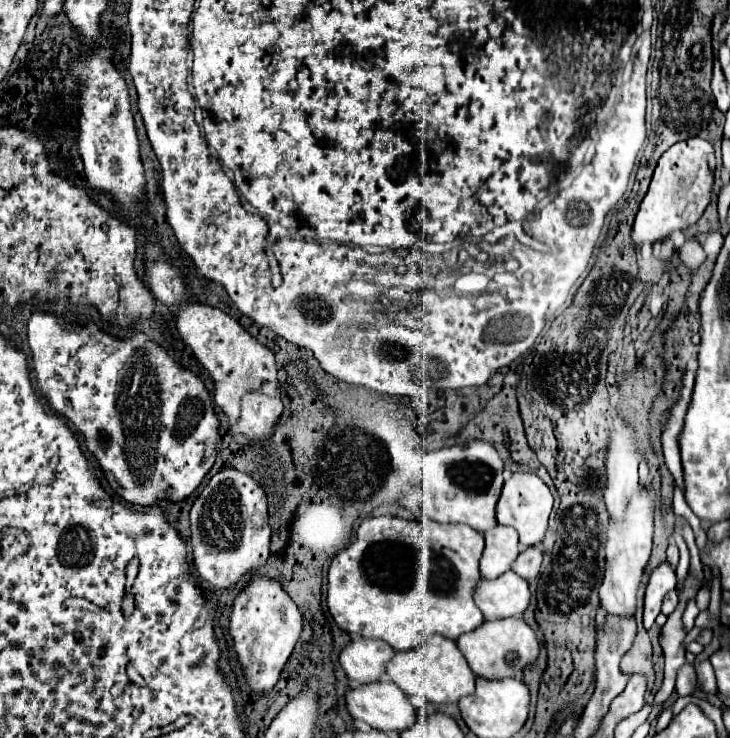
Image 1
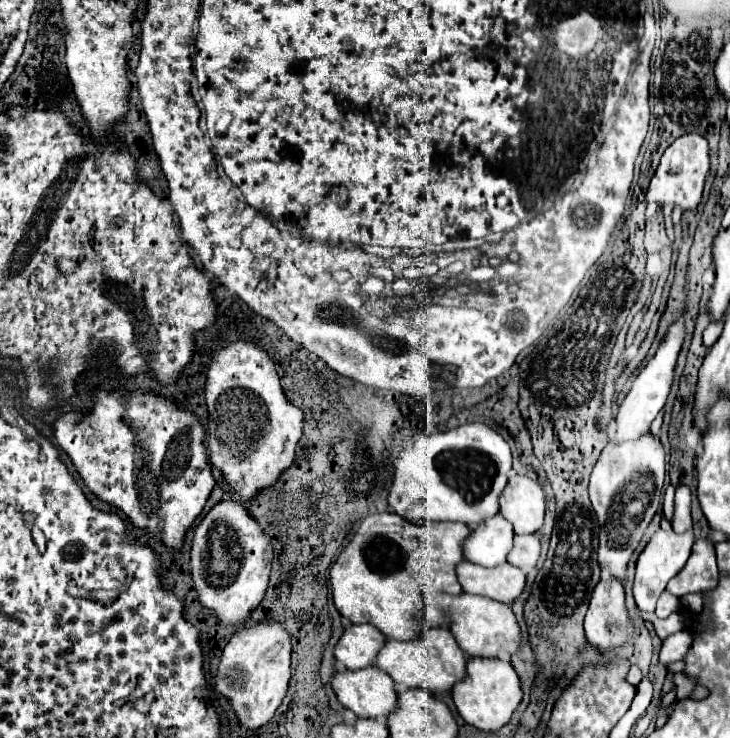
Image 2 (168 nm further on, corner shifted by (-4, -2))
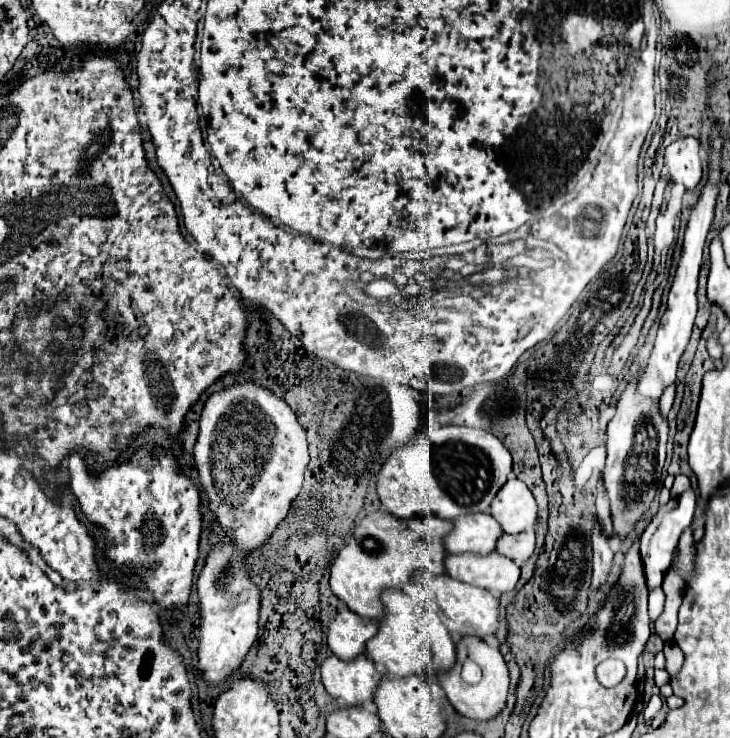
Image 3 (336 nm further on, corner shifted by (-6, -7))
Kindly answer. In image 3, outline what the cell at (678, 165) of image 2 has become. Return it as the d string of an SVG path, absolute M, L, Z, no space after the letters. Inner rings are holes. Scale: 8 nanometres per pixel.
M681 138L667 146L665 166L669 182L685 186L685 190L695 190L701 182L703 164L701 164L701 146L697 138Z

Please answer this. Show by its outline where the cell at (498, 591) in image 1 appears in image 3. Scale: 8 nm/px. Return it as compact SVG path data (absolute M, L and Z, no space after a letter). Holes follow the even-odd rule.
M497 552L485 558L473 554L449 554L445 558L445 568L451 578L489 590L495 598L515 590L521 574L515 562Z

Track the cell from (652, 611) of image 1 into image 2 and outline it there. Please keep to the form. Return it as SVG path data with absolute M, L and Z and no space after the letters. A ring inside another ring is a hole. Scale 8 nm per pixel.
M655 531L655 535L649 539L649 543L645 545L645 549L641 551L637 565L635 565L635 581L633 581L633 597L639 609L653 613L655 611L655 603L659 599L659 595L663 593L665 585L669 583L671 577L675 577L679 573L679 569L685 565L685 561L689 559L691 553L691 545L693 545L693 531L685 531L685 533L673 533L673 531Z

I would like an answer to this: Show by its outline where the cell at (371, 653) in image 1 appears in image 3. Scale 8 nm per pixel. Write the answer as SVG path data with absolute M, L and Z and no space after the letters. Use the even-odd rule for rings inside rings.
M341 608L335 616L335 620L329 624L327 632L327 646L329 650L341 658L343 662L351 662L357 656L365 654L365 644L377 634L377 624L359 618L347 608Z

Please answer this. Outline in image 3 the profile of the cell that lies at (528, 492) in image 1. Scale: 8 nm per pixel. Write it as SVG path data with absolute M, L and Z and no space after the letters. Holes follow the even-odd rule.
M509 478L491 504L491 516L501 522L505 534L521 534L535 526L537 502L525 482Z

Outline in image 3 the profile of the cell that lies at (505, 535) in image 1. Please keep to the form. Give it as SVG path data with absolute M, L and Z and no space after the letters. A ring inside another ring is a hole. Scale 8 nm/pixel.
M469 514L455 522L453 534L445 538L445 550L449 554L471 552L487 556L497 548L497 540L501 536L501 524L491 514Z

